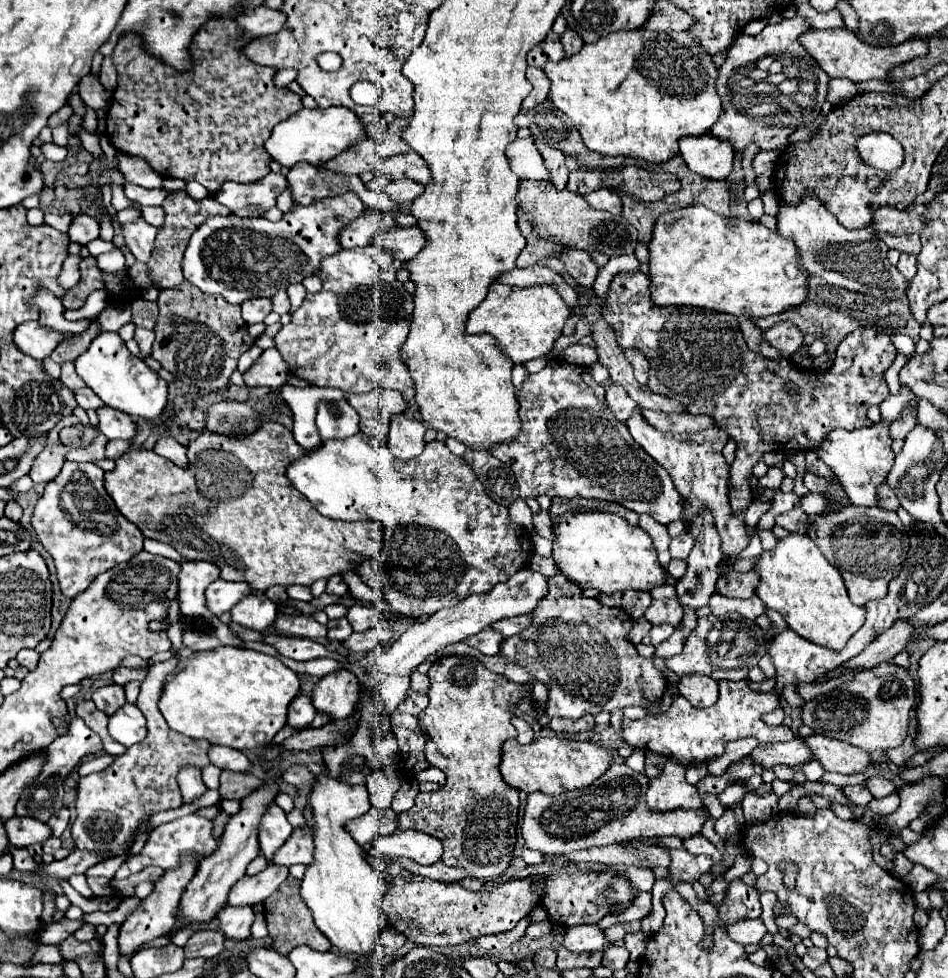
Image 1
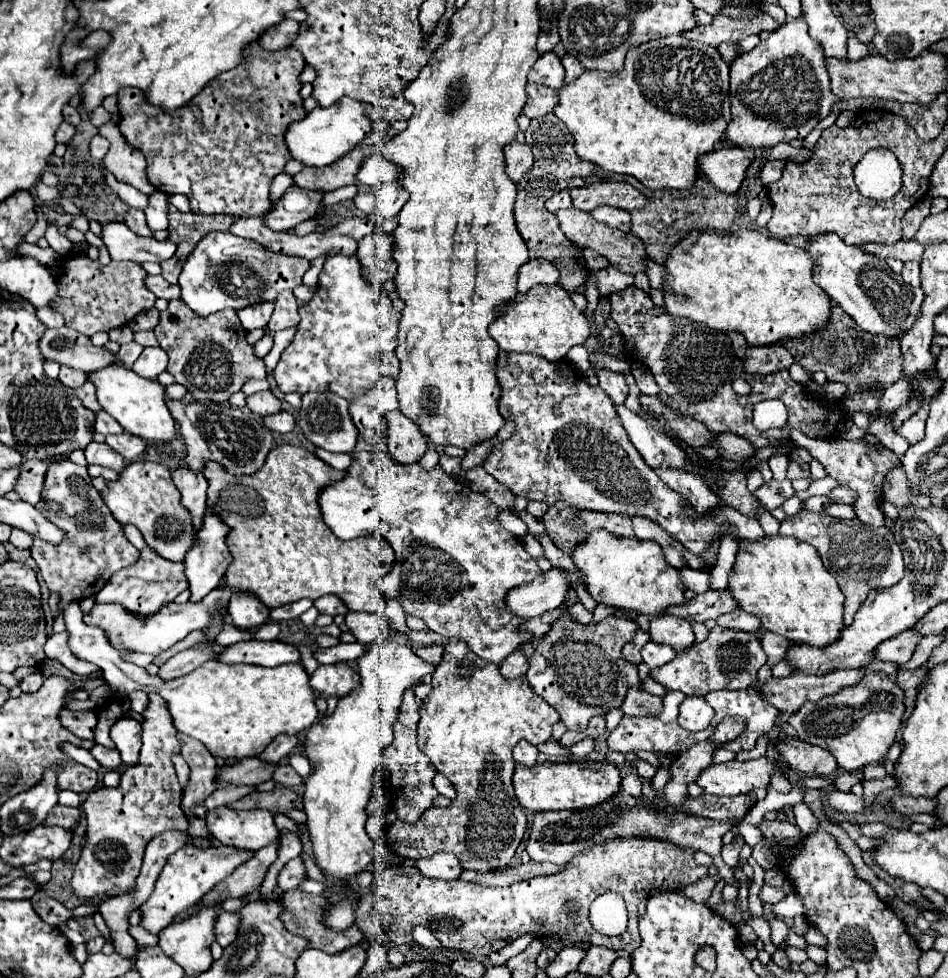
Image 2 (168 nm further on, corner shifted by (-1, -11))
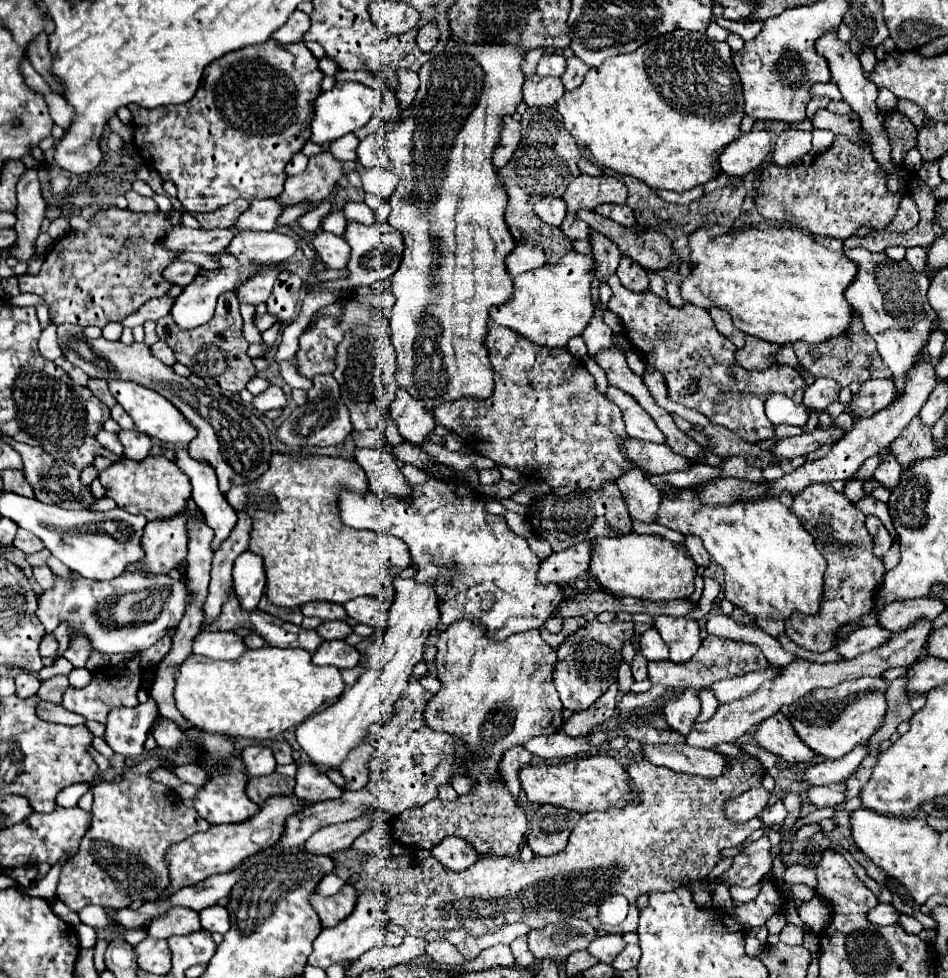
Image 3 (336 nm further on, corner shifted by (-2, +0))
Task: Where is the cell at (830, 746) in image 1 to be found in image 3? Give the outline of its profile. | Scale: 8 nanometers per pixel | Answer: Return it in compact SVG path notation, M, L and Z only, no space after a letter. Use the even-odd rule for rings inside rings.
M783 713L771 715L765 719L765 723L759 723L755 729L755 741L759 747L775 753L789 763L815 759L815 753L809 751L809 747L797 737Z

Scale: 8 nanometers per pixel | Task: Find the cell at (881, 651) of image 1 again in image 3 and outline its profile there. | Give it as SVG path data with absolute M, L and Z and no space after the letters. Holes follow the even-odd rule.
M779 667L773 669L765 669L765 671L755 671L755 673L747 673L735 679L725 679L725 681L717 681L705 689L713 691L713 695L717 695L719 705L731 703L735 699L743 699L747 695L751 695L763 681L775 679L779 673Z

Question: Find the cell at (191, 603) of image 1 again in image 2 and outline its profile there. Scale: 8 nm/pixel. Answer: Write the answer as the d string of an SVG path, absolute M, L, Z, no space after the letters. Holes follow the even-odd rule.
M206 510L204 514L204 522L202 522L202 528L198 532L198 544L186 554L186 578L188 578L188 590L190 590L190 602L200 602L210 590L218 588L226 568L230 566L232 562L232 556L224 544L224 538L228 534L228 526L224 522L218 520L218 516L210 510Z

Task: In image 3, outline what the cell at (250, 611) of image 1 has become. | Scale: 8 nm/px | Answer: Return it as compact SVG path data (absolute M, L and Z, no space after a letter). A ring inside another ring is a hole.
M251 551L241 553L233 561L233 587L241 599L245 611L257 609L257 603L265 589L265 569L263 559Z

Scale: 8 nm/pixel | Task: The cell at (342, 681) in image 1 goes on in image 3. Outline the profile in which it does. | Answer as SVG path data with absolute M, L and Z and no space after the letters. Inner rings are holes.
M323 641L321 647L317 647L317 651L313 653L313 663L315 665L335 665L339 669L351 669L359 665L359 651L349 645L347 641Z

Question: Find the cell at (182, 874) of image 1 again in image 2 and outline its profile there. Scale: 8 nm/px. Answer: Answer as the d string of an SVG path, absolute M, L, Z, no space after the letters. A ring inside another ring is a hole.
M186 844L176 854L172 854L172 858L168 858L166 866L162 868L162 872L156 880L154 892L140 906L140 912L142 912L140 926L144 930L148 930L150 934L158 934L164 926L174 922L176 914L194 906L206 892L210 892L218 882L222 882L228 874L232 874L240 864L244 864L252 856L254 856L252 852L236 850L236 848L230 848L230 846L220 846L220 848L210 846L208 850L200 850L200 848L194 848L194 846Z

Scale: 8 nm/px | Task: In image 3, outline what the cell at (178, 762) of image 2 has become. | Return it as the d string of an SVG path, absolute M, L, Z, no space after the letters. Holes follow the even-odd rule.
M163 715L157 719L157 723L151 729L151 735L155 737L157 745L163 749L175 749L181 743L183 731L181 727L177 727L177 723L173 723L171 719L165 719Z

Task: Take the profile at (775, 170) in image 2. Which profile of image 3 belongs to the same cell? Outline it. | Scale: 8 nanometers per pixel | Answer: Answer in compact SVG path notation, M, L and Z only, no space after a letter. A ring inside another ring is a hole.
M787 129L779 135L775 143L773 161L777 165L791 165L791 163L797 163L797 159L807 155L809 151L811 151L811 133Z

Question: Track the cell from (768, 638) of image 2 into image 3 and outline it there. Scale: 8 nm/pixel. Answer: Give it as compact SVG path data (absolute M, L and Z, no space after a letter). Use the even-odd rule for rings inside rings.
M757 619L757 627L761 627L771 637L777 637L779 633L783 633L783 621L779 619Z

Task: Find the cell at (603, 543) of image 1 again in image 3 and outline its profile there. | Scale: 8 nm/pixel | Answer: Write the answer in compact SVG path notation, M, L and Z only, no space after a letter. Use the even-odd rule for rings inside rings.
M621 535L593 539L593 555L589 575L609 593L621 597L637 597L649 601L687 599L693 593L693 579L697 565L689 559L683 547L659 537L659 535Z

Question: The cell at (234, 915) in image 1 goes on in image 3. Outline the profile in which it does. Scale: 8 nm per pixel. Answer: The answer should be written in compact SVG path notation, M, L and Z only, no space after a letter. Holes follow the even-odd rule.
M213 905L213 907L205 907L201 913L201 927L205 931L217 931L217 933L227 933L229 931L229 913L225 911L225 907L221 905Z

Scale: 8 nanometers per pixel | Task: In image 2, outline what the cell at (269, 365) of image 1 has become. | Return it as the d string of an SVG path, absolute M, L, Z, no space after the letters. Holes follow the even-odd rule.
M266 390L266 392L256 392L256 394L248 396L248 398L246 398L246 406L248 406L252 412L260 414L260 416L280 412L280 402L278 402L278 398L276 398L270 390Z

